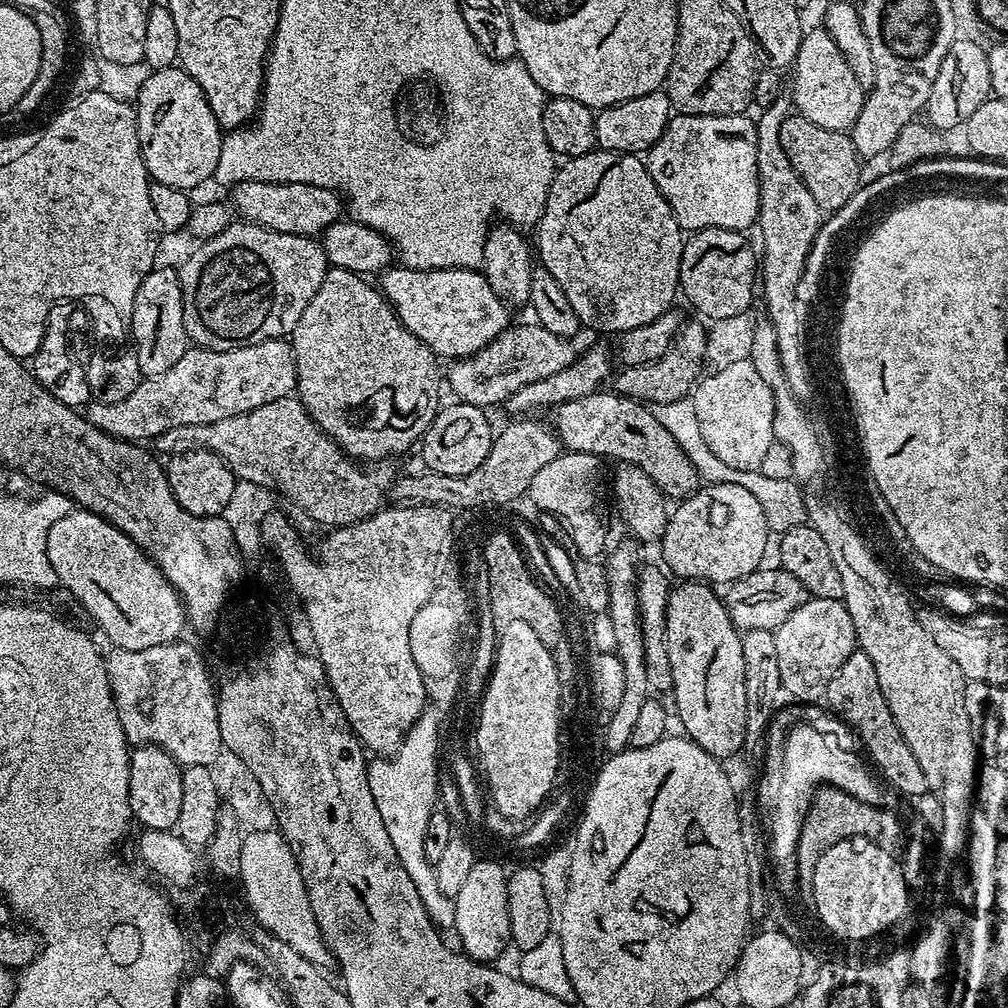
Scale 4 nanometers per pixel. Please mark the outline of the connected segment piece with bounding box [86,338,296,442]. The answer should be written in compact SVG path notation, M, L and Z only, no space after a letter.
M287 339L267 340L225 352L192 346L166 374L141 379L130 398L113 404L89 403L86 415L88 423L115 440L152 442L178 426L213 424L222 422L222 418L234 418L234 414L258 410L266 402L293 395L295 386L296 363Z

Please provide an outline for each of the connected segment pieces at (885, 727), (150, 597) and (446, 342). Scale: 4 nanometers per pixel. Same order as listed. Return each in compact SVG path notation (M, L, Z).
M854 651L850 658L846 658L846 662L842 662L838 674L830 678L823 699L828 700L829 709L832 707L860 735L869 758L876 763L875 771L890 788L904 798L915 798L928 792L926 777L921 766L918 766L918 758L914 758L914 750L906 744L906 739L899 732L890 706L879 688L874 664L864 651Z
M73 510L65 514L64 517L59 518L54 526L48 530L48 537L45 542L45 554L49 558L50 566L54 570L59 587L64 587L82 607L88 611L88 616L94 623L100 627L100 632L106 639L112 643L113 649L121 648L122 650L146 650L150 646L158 646L159 644L170 644L177 639L176 636L183 630L184 624L186 628L186 613L184 605L180 603L176 589L168 583L168 579L160 575L160 569L155 567L151 560L147 559L143 552L139 551L135 544L131 543L127 536L123 535L119 530L112 527L109 520L101 520L93 512L86 512L83 510Z
M389 266L379 273L378 287L382 295L388 299L388 305L398 314L402 326L406 326L410 334L426 342L426 346L430 346L437 358L473 356L510 326L509 305L500 300L498 294L494 294L483 271L475 268L435 268L429 272L419 272L417 268Z

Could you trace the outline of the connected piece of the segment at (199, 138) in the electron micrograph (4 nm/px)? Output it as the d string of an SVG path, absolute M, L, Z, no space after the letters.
M179 66L155 69L151 73L151 79L142 83L134 107L142 158L149 177L155 183L193 190L192 188L215 177L218 152L222 150L224 136L221 135L222 129L218 118L214 118L214 114L210 112L210 102L206 102L206 96L202 94L202 86L198 86L198 82L190 78L190 74L186 74Z

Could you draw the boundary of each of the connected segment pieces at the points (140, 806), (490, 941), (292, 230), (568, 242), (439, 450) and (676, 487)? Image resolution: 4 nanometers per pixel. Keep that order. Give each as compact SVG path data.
M141 744L131 749L128 758L128 802L133 821L144 830L166 832L175 829L178 810L182 808L182 768L155 744Z
M477 859L474 866L470 866L470 874L462 881L462 888L454 898L450 908L450 920L456 923L456 936L460 939L459 947L464 955L471 960L481 962L496 962L504 952L504 947L509 947L510 941L506 935L506 913L508 911L508 872L496 860Z
M238 182L231 185L231 207L241 221L257 224L278 234L298 234L319 237L334 221L341 219L342 200L330 188L310 186L302 182L275 184L274 182Z
M593 150L581 156L565 159L556 169L554 182L548 188L544 212L535 225L534 231L536 231L536 244L534 240L534 248L538 253L539 263L546 270L550 270L550 274L554 274L554 279L558 281L558 286L562 286L562 291L566 294L566 299L569 300L570 306L574 306L574 314L578 314L581 325L585 329L593 328L596 332L623 334L634 330L638 326L646 326L650 322L654 322L654 318L658 318L662 313L669 311L675 305L672 303L675 302L676 296L678 300L682 250L684 249L686 236L680 224L674 218L674 214L670 210L662 190L658 190L658 186L654 186L654 178L650 178L647 163L639 155L631 152L602 152Z
M463 402L451 403L441 407L422 437L424 464L429 473L438 476L465 476L486 462L486 454L492 449L494 428L490 426L485 409Z
M601 390L590 394L586 398L574 398L572 402L562 402L554 409L556 424L554 431L560 437L561 445L569 453L589 452L601 458L609 456L612 462L623 462L625 464L637 464L650 478L660 487L660 491L665 497L679 502L692 495L697 488L701 487L700 471L696 469L692 462L692 457L688 455L685 445L676 441L676 436L651 412L653 409L647 403L639 400L632 400L628 396L620 395L619 391Z

